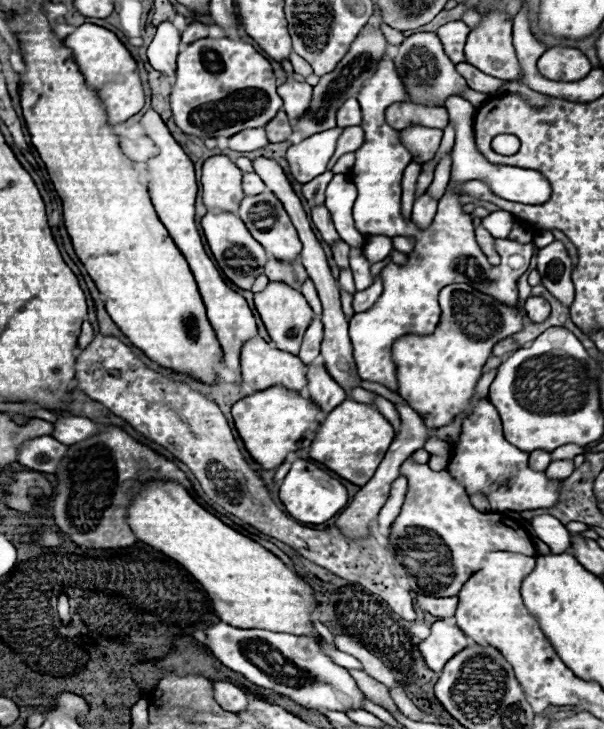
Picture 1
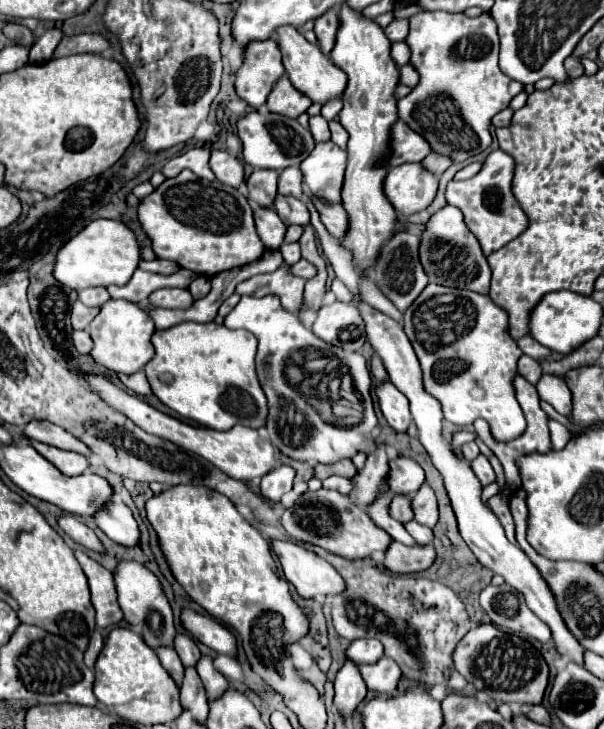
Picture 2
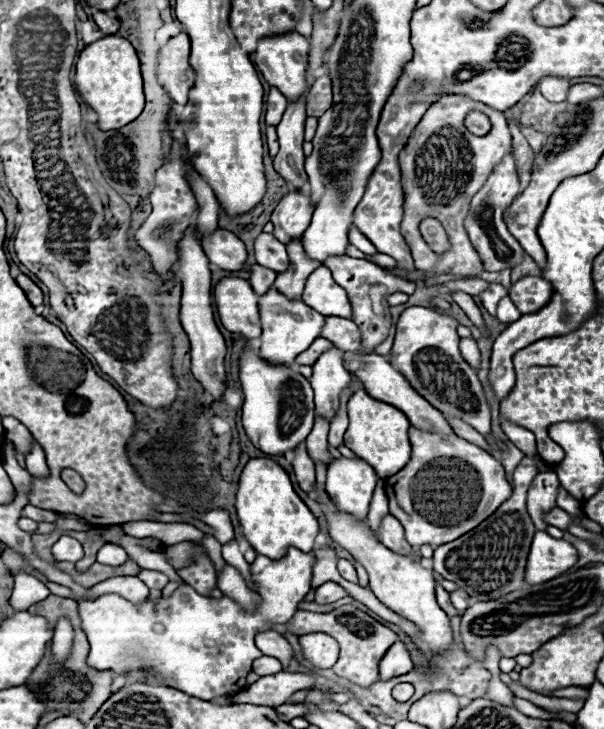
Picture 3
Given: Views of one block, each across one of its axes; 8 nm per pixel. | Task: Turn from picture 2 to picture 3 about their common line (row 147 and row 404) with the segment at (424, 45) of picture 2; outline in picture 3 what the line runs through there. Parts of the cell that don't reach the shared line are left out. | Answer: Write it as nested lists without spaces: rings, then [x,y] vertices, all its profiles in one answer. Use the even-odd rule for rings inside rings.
[[[412,306],[406,308],[396,322],[394,346],[388,354],[388,360],[394,368],[424,396],[434,408],[448,416],[456,416],[476,428],[480,434],[490,432],[490,406],[486,402],[482,384],[476,376],[476,370],[462,358],[458,342],[460,336],[456,328],[460,322],[440,310]]]

